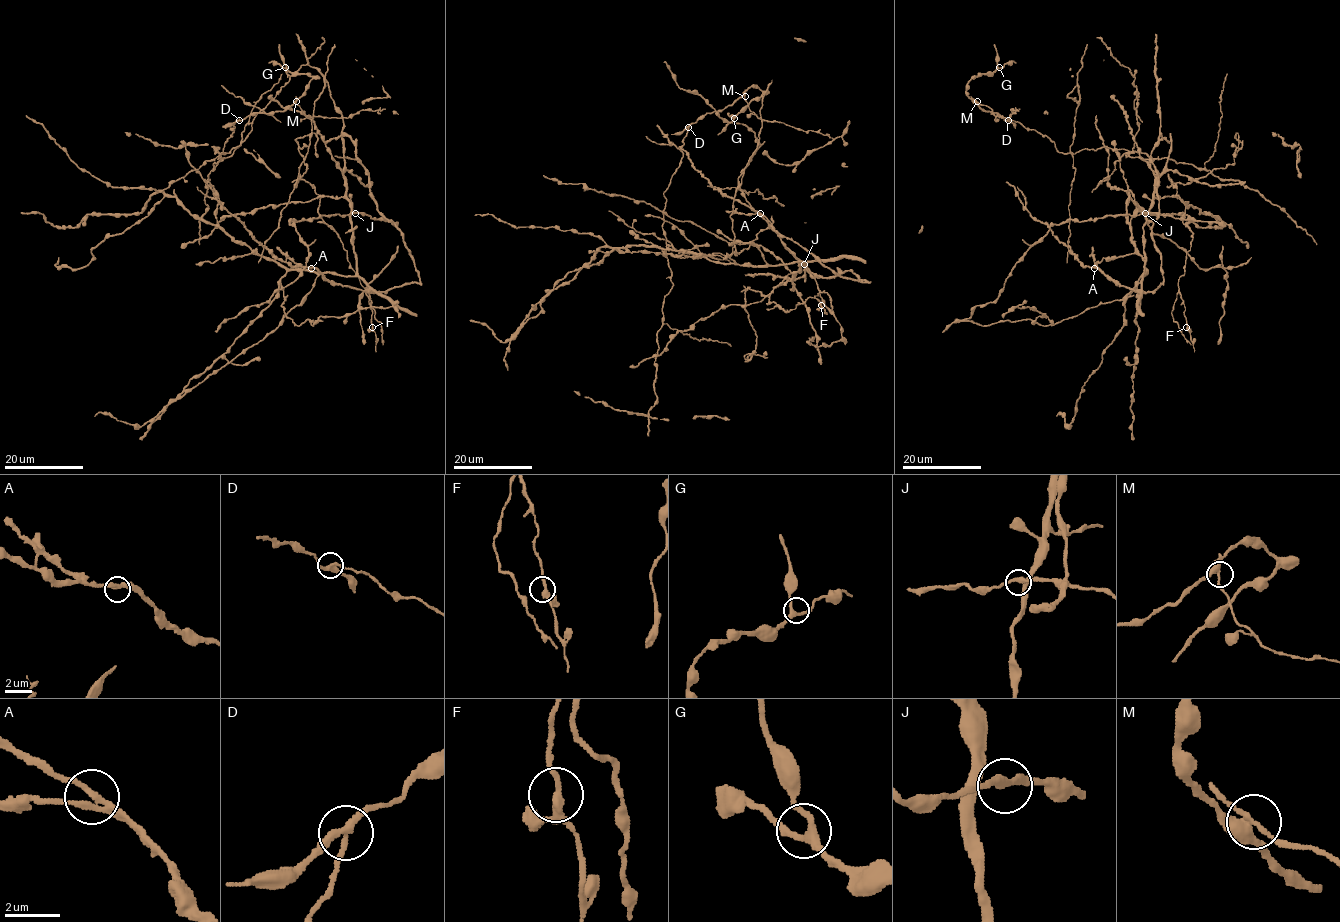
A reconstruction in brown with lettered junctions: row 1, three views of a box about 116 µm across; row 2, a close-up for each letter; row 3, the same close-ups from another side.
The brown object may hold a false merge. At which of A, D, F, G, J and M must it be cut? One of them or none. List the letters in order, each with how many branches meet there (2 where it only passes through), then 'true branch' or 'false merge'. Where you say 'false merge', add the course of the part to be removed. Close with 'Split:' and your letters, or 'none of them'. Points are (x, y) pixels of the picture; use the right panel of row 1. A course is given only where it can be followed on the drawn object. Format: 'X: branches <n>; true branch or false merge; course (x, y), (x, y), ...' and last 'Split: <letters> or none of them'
A: branches 3; true branch
D: branches 3; false merge; course (1007, 119), (1047, 136), (1059, 152), (1107, 147), (1146, 153), (1240, 181), (1279, 206), (1316, 245)
F: branches 3; true branch
G: branches 3; true branch
J: branches 3; true branch
M: branches 3; true branch
Split: D

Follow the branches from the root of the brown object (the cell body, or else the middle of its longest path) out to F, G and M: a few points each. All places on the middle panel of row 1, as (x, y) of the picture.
F: (682, 250), (737, 265), (803, 261), (773, 289), (767, 304), (788, 311), (815, 297), (821, 305)
G: (682, 250), (666, 255), (644, 235), (669, 246), (664, 192), (688, 127), (755, 85), (761, 96), (734, 118)
M: (682, 250), (666, 255), (644, 235), (669, 246), (664, 192), (680, 165), (683, 138), (705, 114), (745, 96)

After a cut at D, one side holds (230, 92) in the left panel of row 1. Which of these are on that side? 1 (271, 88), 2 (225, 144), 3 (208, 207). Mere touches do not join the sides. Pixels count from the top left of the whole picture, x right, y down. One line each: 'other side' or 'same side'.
1: other side
2: other side
3: other side

